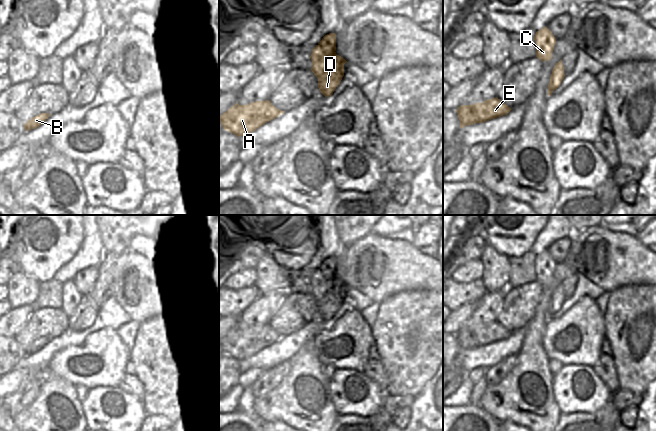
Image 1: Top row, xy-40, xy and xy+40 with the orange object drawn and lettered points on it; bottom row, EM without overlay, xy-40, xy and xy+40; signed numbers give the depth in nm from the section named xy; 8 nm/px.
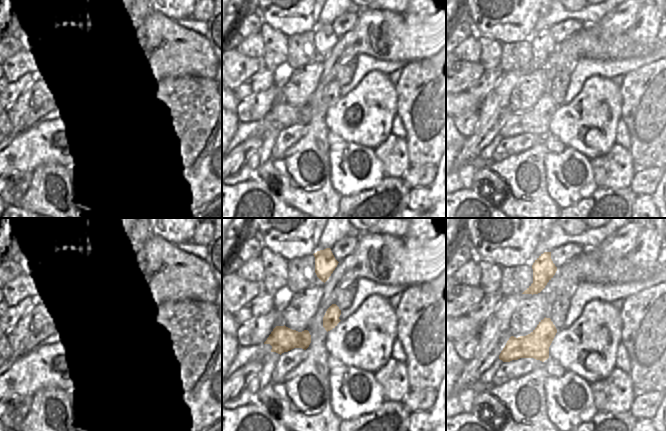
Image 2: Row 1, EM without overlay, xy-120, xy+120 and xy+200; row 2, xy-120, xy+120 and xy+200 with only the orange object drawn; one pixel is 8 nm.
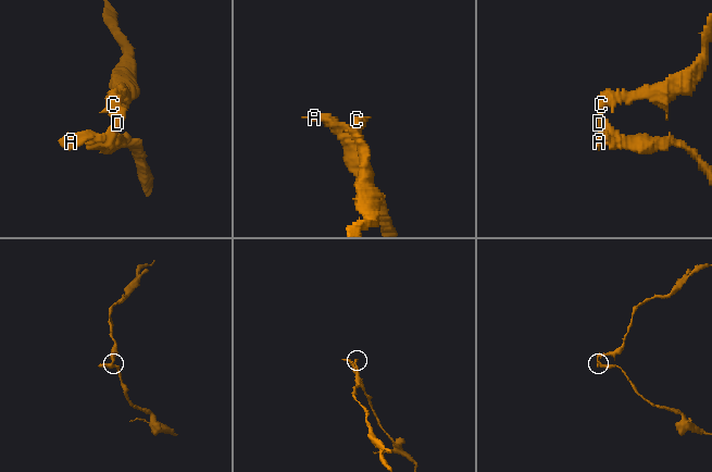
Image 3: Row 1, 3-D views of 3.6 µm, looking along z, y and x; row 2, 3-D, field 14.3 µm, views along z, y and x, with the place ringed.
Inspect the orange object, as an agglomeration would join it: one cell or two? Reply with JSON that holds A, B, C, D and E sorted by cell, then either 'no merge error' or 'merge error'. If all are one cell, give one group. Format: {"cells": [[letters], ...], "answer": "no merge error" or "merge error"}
{"cells": [["A", "B", "D", "E"], ["C"]], "answer": "merge error"}

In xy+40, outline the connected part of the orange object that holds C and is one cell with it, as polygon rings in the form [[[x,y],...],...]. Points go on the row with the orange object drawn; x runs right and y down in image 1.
[[[543,27],[536,32],[534,40],[536,42],[536,57],[541,61],[549,61],[556,44],[556,38],[552,32],[547,27]]]

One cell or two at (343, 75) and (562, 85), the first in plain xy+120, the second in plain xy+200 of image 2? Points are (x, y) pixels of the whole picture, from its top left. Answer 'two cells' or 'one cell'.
one cell

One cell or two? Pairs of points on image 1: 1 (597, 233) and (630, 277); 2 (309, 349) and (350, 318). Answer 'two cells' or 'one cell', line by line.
1: one cell
2: two cells

